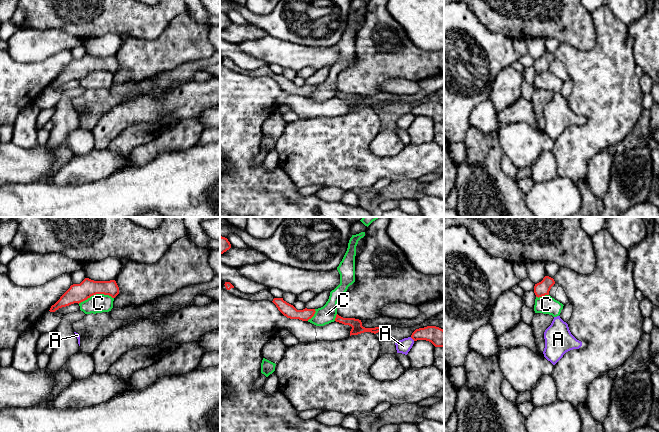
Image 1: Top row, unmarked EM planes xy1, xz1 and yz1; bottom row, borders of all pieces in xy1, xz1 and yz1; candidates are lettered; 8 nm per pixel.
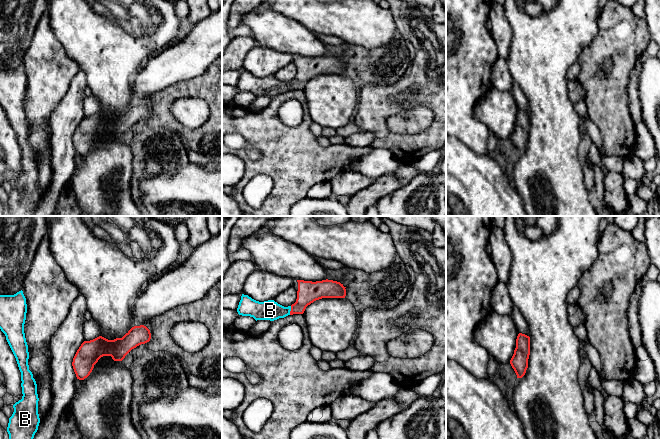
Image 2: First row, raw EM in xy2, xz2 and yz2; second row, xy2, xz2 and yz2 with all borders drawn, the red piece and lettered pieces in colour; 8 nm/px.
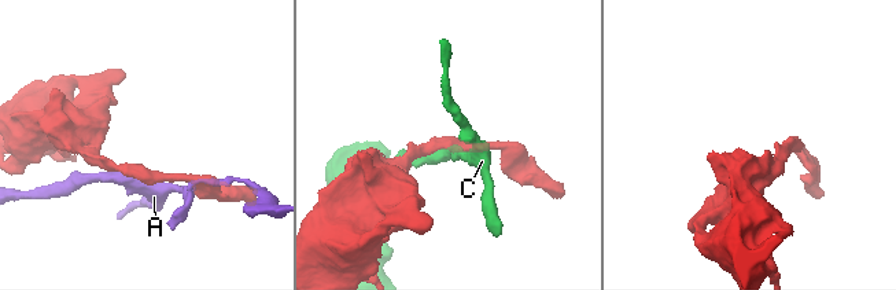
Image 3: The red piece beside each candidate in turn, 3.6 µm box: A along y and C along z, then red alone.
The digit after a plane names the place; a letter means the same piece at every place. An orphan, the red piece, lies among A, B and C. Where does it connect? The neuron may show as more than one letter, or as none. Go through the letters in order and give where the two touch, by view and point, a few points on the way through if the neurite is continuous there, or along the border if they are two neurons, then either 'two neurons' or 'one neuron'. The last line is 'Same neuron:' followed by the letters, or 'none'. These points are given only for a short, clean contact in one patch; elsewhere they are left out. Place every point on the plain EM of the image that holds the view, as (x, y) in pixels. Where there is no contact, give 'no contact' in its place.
A: contact xz1 (412, 114); border xz1 (410, 113), (414, 116); two neurons
B: contact xz2 (291, 86); way xz2 (308, 68), (291, 86), (270, 86); one neuron
C: contact xy1 (95, 70); border xy1 (113, 73), (107, 70), (93, 70), (78, 79); two neurons
Same neuron: B

